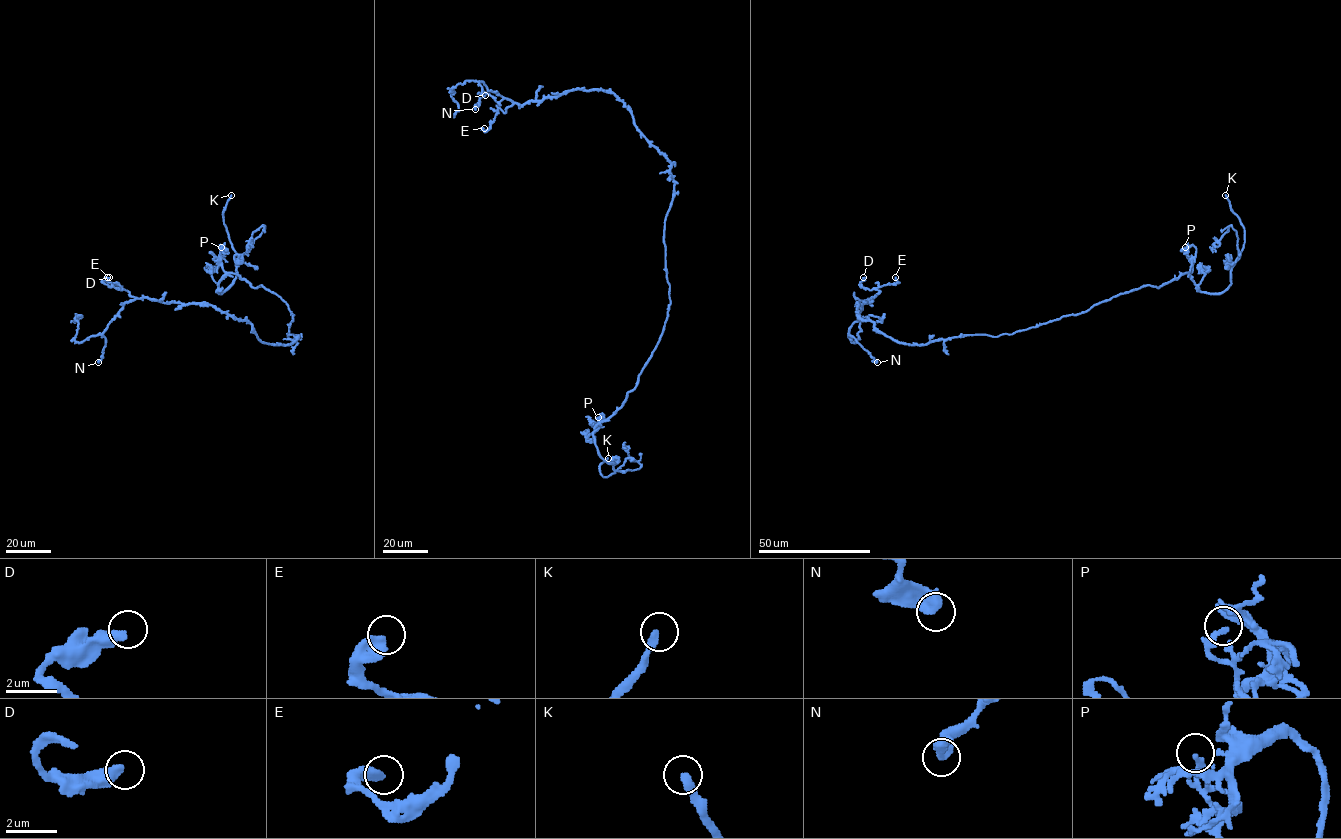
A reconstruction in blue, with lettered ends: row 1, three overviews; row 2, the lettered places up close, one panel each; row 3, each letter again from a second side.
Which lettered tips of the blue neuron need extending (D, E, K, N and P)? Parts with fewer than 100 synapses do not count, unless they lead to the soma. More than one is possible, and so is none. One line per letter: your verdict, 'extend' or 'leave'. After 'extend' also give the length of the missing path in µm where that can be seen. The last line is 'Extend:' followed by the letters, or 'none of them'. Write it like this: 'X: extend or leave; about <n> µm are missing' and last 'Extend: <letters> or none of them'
D: leave
E: leave
K: extend; about 15 µm are missing
N: leave
P: leave
Extend: K

